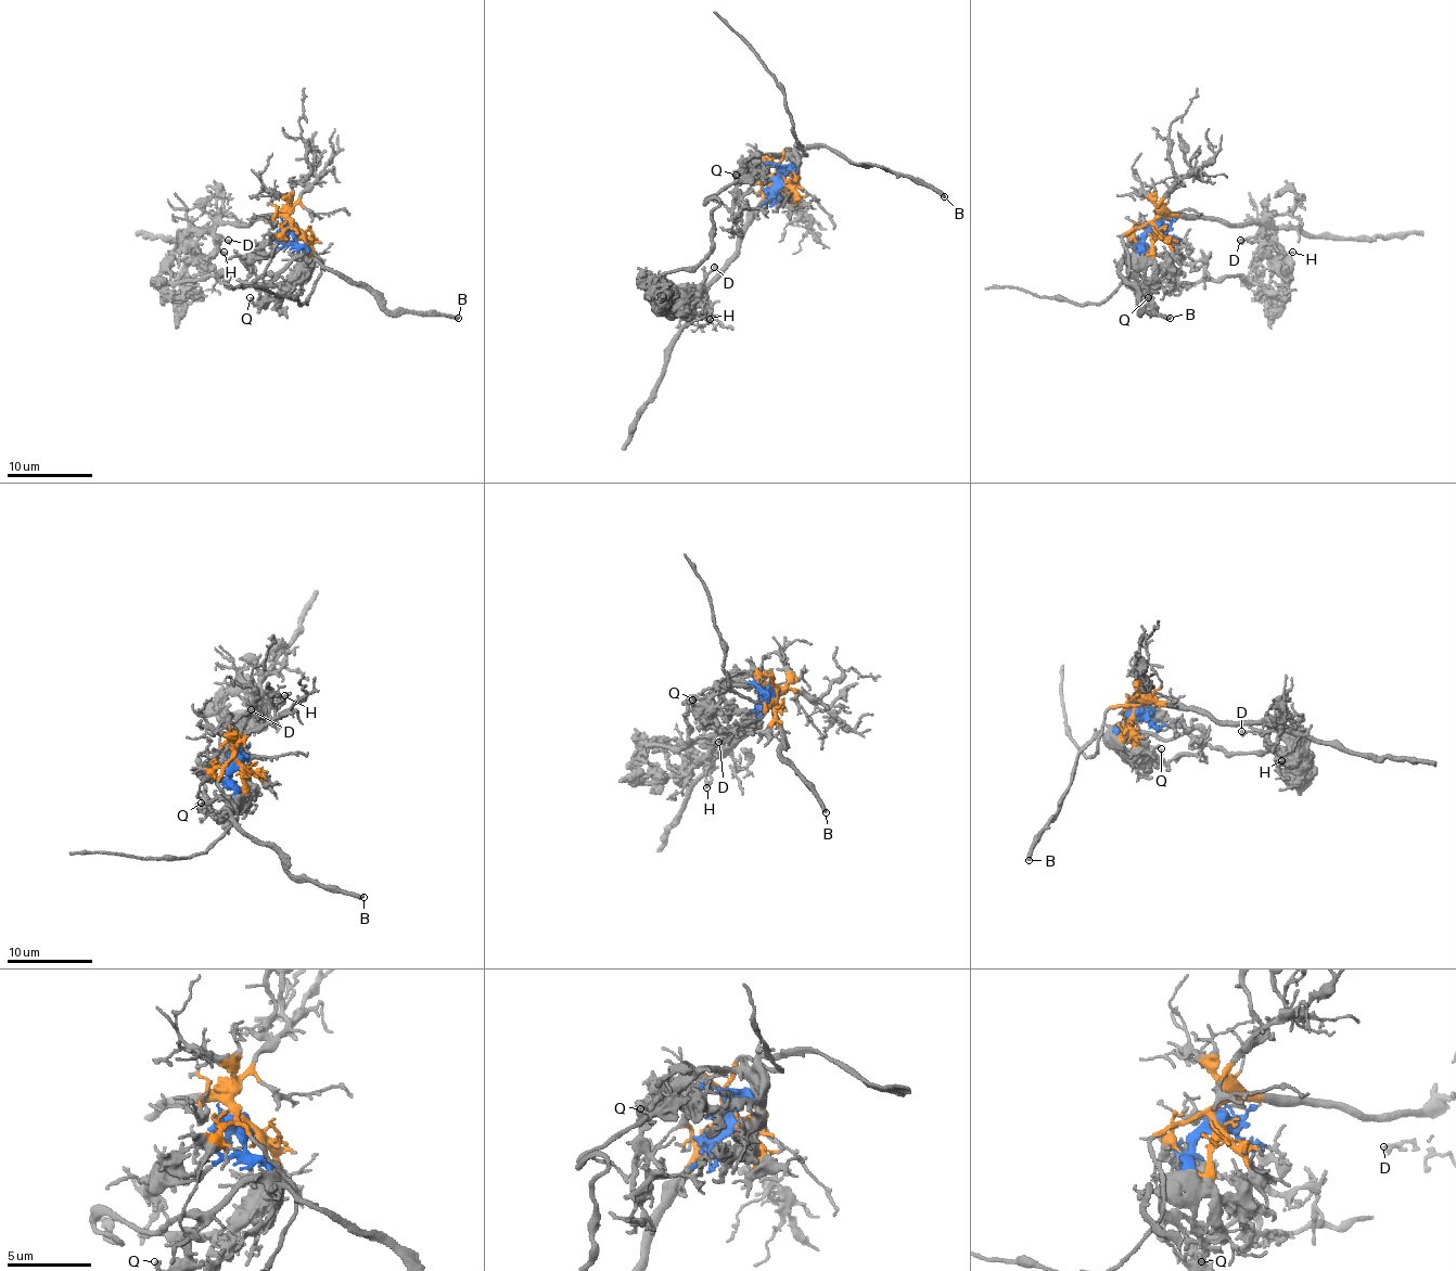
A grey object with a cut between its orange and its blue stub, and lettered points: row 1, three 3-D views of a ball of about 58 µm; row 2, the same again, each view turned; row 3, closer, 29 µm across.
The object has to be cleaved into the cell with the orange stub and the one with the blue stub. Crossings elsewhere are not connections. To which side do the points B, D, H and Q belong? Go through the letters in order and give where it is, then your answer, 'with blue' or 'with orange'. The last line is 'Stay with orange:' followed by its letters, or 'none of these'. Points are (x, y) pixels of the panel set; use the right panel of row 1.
B: at (1170, 318); with blue
D: at (1240, 240); with orange
H: at (1292, 252); with orange
Q: at (1148, 297); with blue
Stay with orange: D, H

